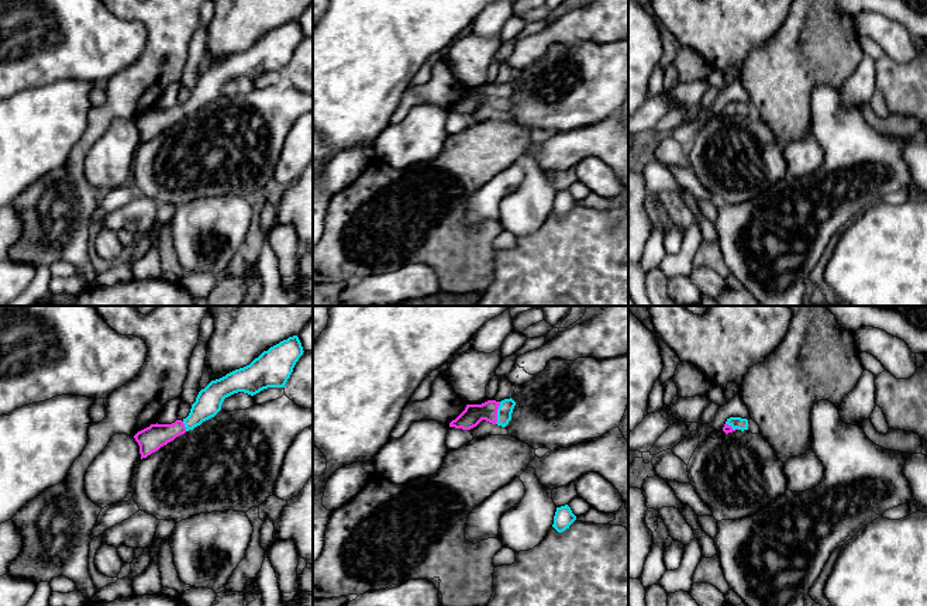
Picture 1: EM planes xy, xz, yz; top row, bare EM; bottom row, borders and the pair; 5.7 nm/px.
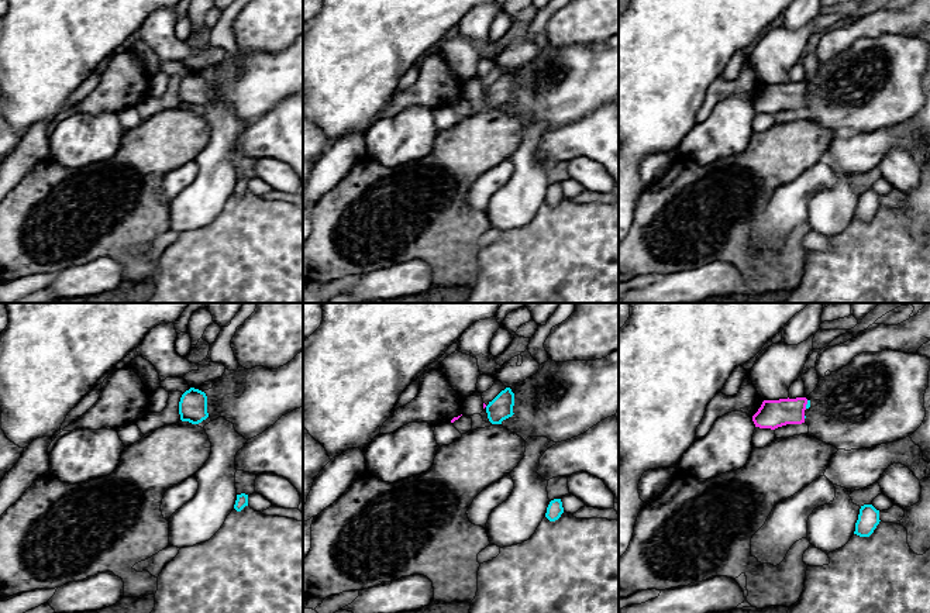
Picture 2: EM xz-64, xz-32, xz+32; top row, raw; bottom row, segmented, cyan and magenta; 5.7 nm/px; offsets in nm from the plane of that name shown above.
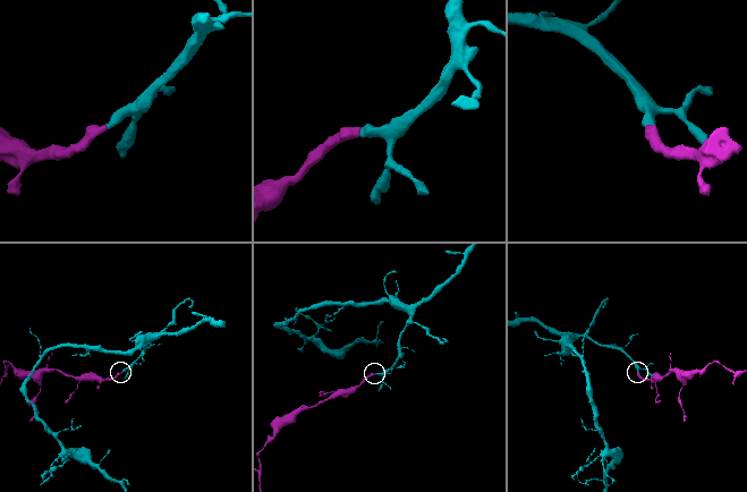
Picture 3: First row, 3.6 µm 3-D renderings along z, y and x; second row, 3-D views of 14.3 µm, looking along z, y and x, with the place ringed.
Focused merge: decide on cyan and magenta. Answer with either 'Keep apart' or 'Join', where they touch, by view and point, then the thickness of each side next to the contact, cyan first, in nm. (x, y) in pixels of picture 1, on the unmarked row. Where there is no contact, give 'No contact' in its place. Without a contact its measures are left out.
Join. Touches cyan at xz (498, 97). Thickness 90 nm (cyan) against 120 nm

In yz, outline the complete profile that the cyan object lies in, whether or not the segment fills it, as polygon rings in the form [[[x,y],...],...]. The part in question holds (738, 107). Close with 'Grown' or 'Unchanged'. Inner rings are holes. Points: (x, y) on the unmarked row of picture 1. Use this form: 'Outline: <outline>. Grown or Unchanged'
Outline: [[[730,101],[727,103],[723,116],[726,118],[733,117],[735,114],[748,114],[748,104],[747,103],[741,103],[741,101]]]. Grown

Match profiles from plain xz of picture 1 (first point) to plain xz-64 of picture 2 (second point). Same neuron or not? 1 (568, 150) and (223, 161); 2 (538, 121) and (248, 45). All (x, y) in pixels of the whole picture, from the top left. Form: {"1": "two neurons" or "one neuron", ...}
{"1": "two neurons", "2": "two neurons"}

